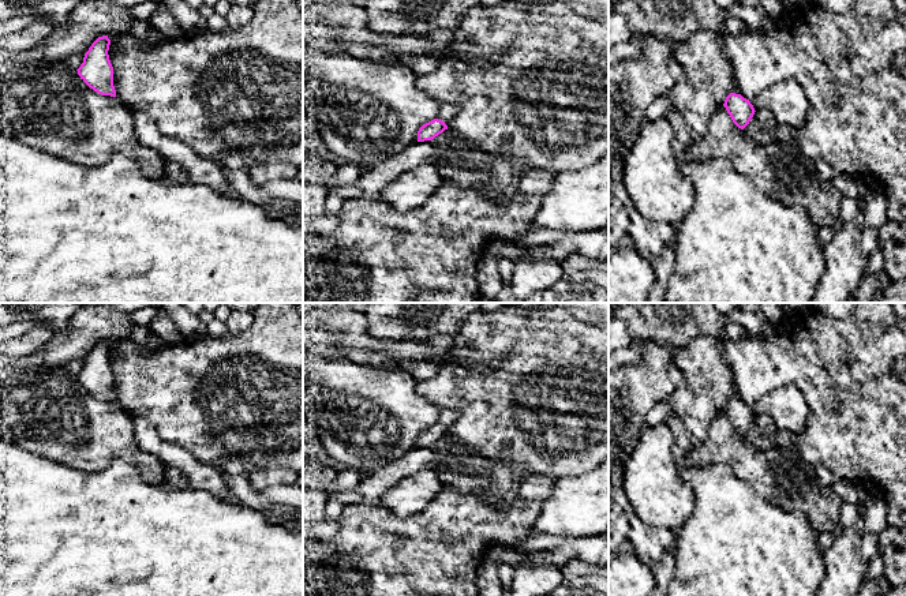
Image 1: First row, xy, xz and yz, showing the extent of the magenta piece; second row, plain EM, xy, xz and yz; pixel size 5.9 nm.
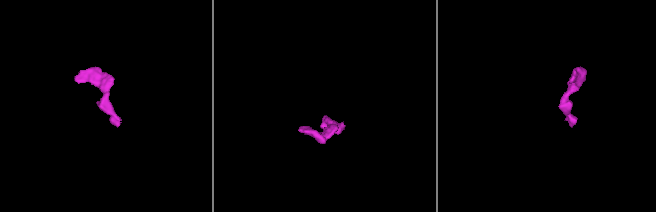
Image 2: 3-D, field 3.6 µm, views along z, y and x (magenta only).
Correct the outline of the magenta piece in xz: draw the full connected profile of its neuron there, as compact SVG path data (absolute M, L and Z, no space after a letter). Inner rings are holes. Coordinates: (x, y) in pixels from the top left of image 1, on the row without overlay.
M441 409L437 423L423 430L418 436L418 447L431 446L445 435L456 421L457 415L449 409Z

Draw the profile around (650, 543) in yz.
M628 511L628 539L634 548L637 558L652 565L659 561L669 548L674 548L677 535L667 528L655 528L643 522L633 511Z

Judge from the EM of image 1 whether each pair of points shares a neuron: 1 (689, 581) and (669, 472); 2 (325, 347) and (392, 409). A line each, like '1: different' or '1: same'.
1: different
2: different

